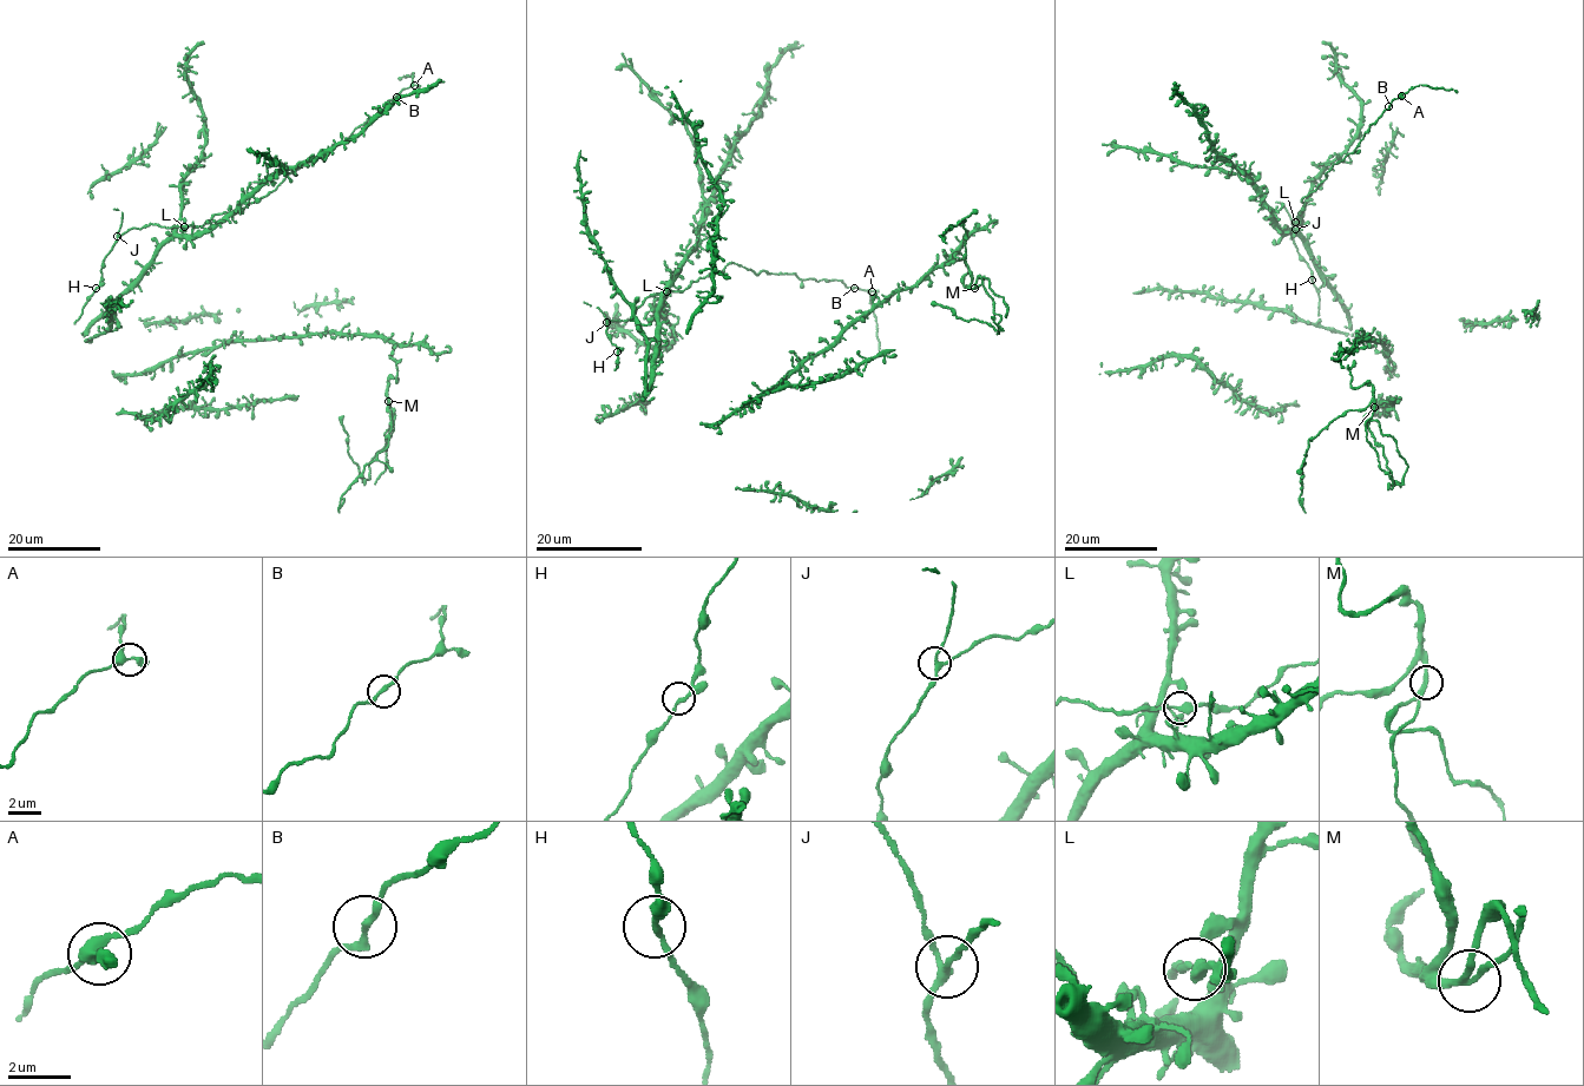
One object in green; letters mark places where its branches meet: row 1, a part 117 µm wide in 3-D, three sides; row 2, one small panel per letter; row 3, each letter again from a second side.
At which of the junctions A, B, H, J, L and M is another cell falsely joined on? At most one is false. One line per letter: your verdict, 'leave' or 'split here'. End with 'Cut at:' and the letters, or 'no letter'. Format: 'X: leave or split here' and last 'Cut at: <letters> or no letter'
A: leave
B: leave
H: leave
J: leave
L: leave
M: split here
Cut at: M

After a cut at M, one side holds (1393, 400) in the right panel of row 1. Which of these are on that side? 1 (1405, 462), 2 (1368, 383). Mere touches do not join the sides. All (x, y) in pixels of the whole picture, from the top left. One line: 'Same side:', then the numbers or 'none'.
Same side: none

